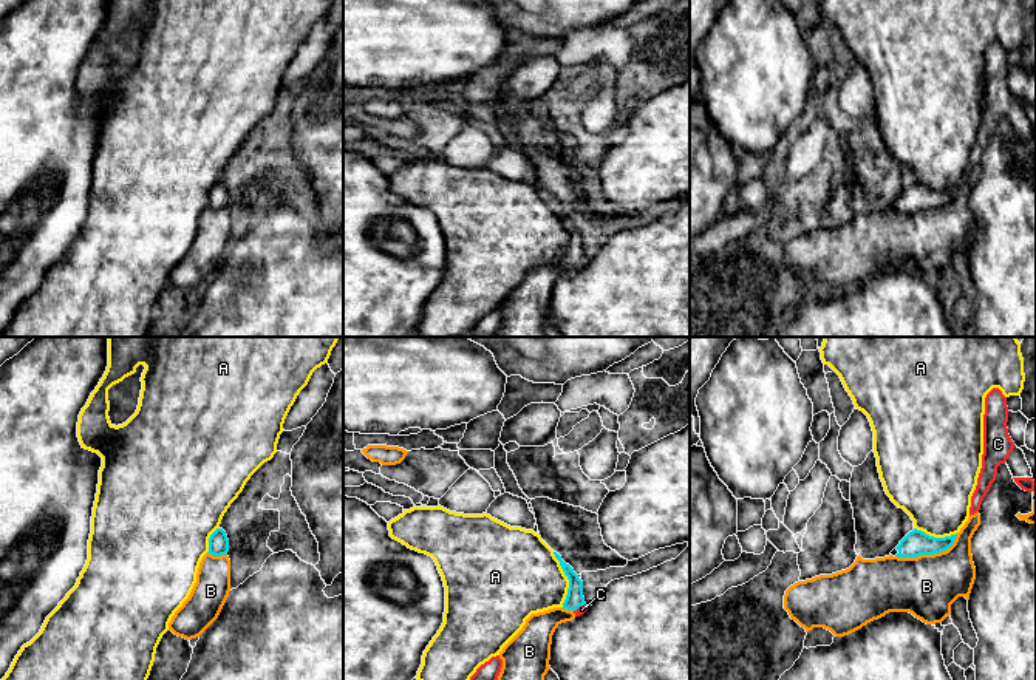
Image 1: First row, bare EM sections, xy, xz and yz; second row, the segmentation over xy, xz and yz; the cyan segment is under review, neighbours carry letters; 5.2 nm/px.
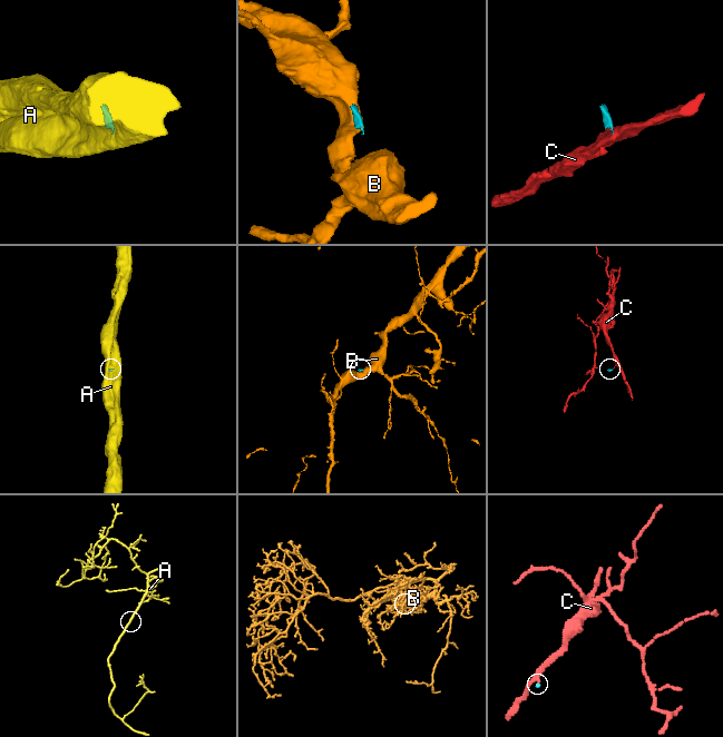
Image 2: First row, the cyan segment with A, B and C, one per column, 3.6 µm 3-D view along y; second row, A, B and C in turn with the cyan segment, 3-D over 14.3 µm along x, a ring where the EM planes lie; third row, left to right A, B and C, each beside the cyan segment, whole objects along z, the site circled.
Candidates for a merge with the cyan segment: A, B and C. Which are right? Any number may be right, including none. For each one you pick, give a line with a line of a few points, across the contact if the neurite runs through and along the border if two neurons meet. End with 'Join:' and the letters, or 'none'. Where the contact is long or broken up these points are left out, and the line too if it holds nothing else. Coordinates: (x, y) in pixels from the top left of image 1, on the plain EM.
C: line xz (574, 252), (579, 260), (582, 263)
Join: C

